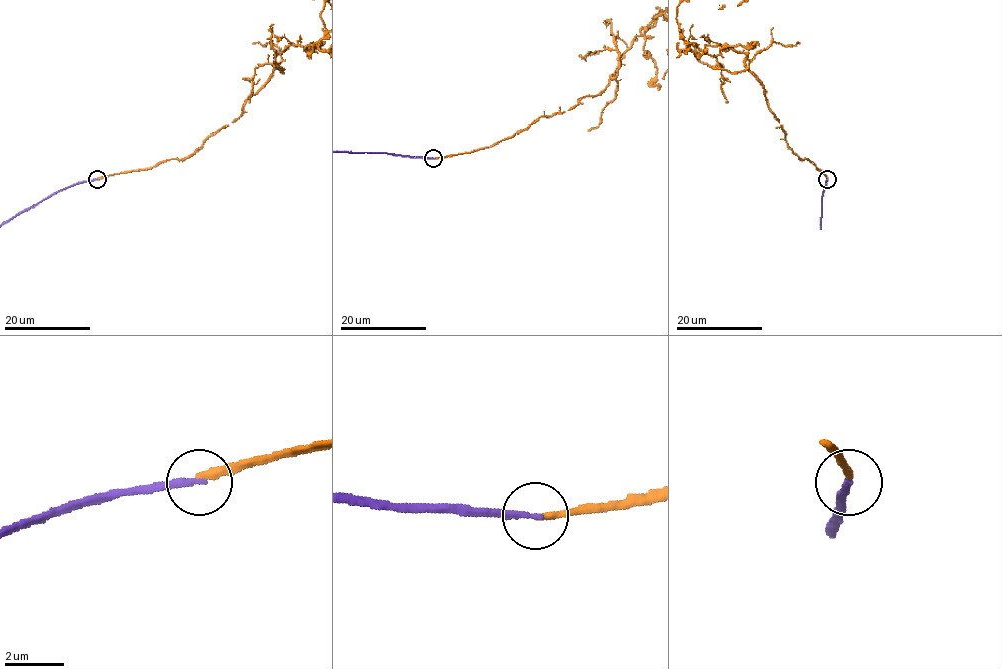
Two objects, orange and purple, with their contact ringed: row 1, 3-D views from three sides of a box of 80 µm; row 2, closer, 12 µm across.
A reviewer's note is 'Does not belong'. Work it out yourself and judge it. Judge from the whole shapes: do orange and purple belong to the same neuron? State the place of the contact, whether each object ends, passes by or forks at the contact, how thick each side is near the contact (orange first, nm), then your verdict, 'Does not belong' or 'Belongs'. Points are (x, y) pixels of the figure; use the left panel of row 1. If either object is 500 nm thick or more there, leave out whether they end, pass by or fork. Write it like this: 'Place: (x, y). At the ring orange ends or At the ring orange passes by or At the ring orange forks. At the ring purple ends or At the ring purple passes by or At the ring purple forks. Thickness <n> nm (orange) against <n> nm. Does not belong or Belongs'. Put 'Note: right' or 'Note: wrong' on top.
Note: wrong
Place: (97, 179). At the ring orange ends. At the ring purple ends. Thickness 240 nm (orange) against 240 nm. Belongs

